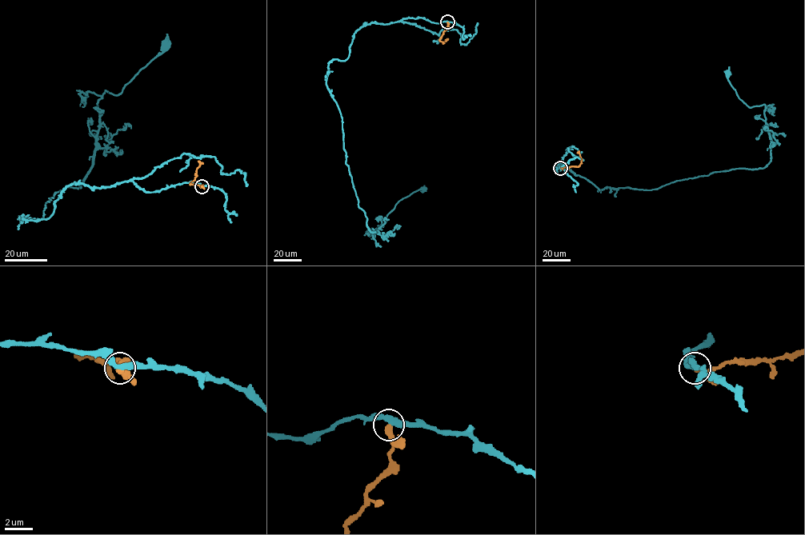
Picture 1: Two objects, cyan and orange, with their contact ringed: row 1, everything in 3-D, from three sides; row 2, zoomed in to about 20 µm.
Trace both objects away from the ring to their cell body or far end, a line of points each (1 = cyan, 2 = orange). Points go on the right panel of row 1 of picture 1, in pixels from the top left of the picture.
1: (560, 168), (598, 190), (650, 190), (763, 168), (771, 141), (765, 105), (749, 107), (728, 73)
2: (560, 168), (578, 165), (581, 157), (577, 152)

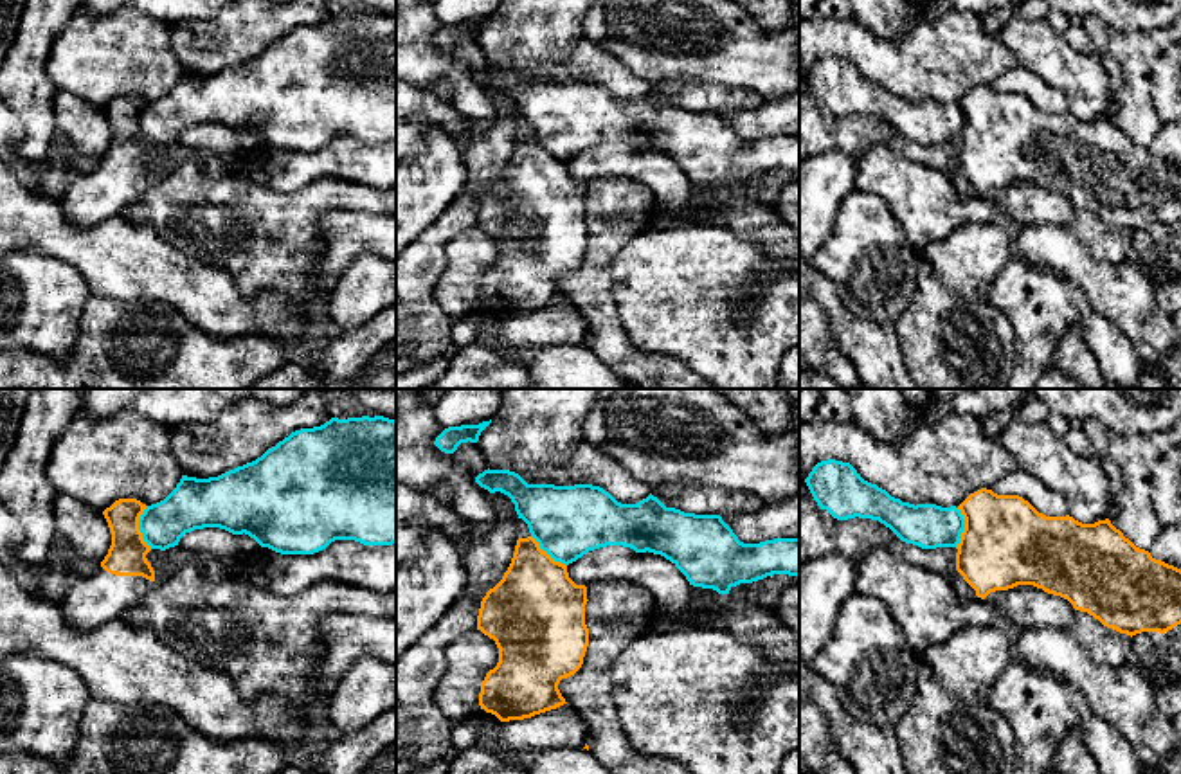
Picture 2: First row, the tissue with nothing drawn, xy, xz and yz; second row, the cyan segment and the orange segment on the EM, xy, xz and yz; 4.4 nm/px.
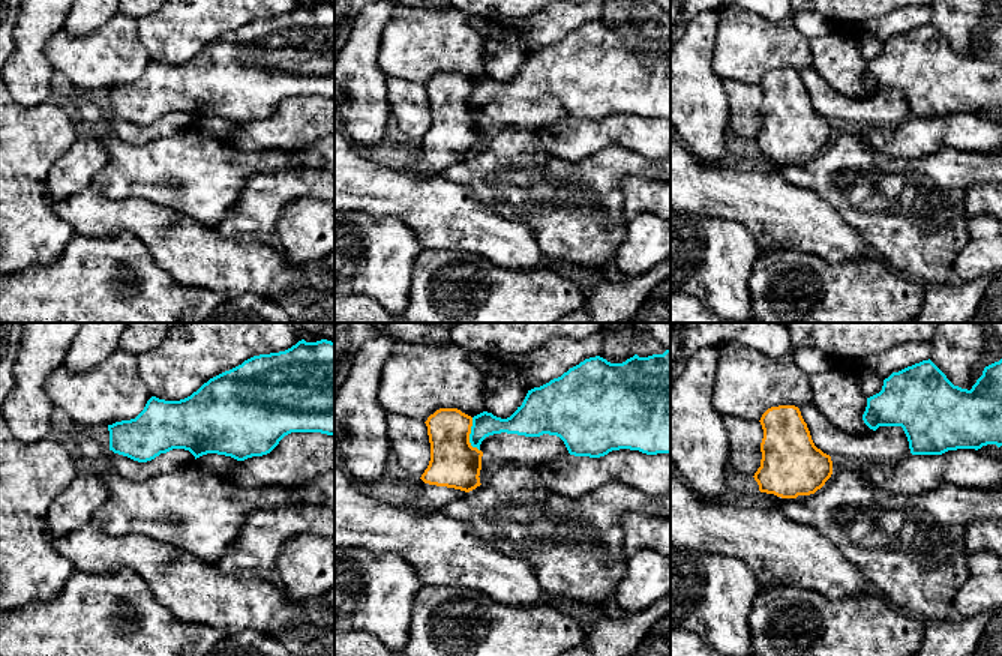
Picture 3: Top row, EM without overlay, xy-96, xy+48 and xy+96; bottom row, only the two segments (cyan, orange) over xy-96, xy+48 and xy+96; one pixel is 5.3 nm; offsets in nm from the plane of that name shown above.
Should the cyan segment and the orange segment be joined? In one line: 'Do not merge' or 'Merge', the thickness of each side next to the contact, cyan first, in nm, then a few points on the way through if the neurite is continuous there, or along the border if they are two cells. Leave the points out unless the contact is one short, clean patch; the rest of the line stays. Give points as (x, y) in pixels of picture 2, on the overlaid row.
Do not merge. Thickness 220 nm (cyan) against 180 nm. Boundary: xy (146, 506), (139, 519), (139, 531), (152, 548)

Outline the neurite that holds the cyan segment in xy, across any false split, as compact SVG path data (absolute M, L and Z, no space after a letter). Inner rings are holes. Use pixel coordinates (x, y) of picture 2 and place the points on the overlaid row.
M331 418L320 427L295 430L256 461L218 477L182 475L176 488L139 518L144 542L160 551L203 527L245 533L281 554L313 554L335 540L396 544L396 419Z

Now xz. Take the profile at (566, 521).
M490 468L479 473L475 482L490 493L508 495L540 549L563 565L589 551L623 545L636 553L648 551L664 556L686 576L690 585L713 589L718 594L729 594L740 583L753 583L772 574L799 576L799 538L744 544L720 515L695 515L666 508L652 493L637 504L621 504L600 486L527 484L515 472Z

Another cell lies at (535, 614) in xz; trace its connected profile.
M533 536L518 538L502 580L486 592L477 630L495 641L499 662L481 682L479 706L500 722L524 720L565 702L558 684L574 675L589 646L587 587L576 585L567 565L554 562Z

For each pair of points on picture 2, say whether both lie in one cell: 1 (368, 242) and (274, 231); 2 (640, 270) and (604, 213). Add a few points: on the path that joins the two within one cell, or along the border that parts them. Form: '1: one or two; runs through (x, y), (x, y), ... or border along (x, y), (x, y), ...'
1: two; border along (357, 211), (323, 215), (323, 256), (310, 276)
2: two; border along (641, 231), (616, 254), (611, 285)

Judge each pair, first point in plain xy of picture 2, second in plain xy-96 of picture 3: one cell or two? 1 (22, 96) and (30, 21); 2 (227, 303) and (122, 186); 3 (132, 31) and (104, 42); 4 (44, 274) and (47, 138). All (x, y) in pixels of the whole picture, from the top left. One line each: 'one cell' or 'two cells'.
1: one cell
2: two cells
3: one cell
4: one cell

